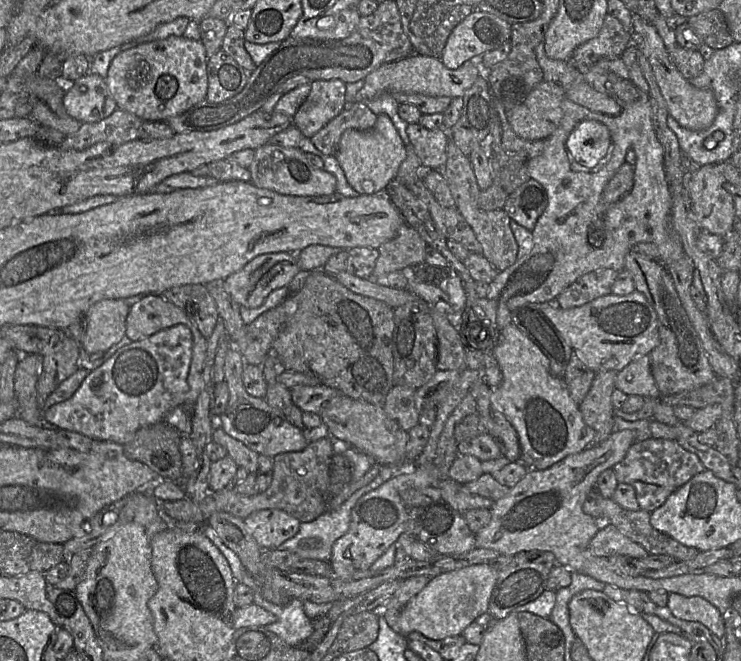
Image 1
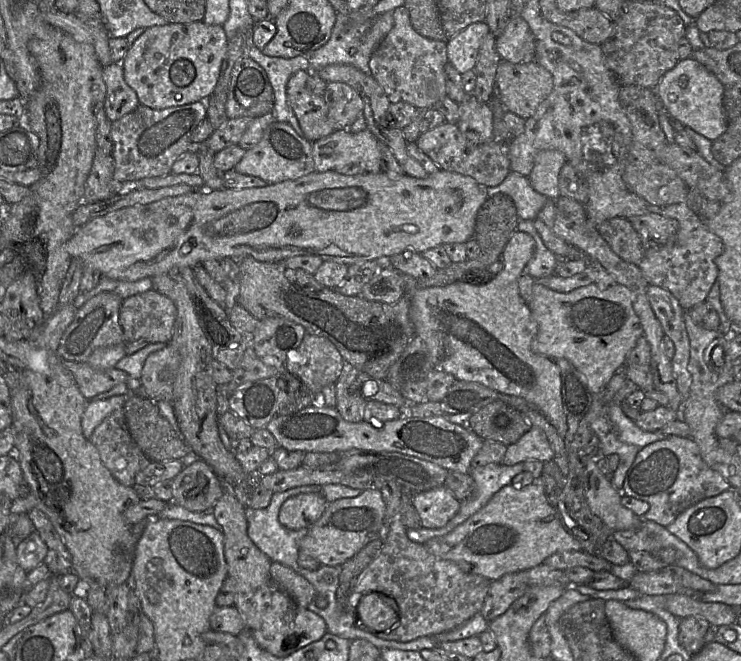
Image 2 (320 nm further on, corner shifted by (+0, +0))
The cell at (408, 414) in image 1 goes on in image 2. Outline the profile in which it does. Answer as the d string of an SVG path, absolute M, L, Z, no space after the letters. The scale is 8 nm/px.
M403 489L401 513L395 515L386 525L384 516L381 551L360 574L353 594L348 598L348 606L355 609L360 598L368 593L376 592L393 598L398 606L398 620L390 629L376 632L364 625L355 613L353 626L377 638L403 643L462 626L480 613L491 583L483 576L464 572L452 561L437 558L423 544L408 538L402 517L411 507L412 498L413 494Z

